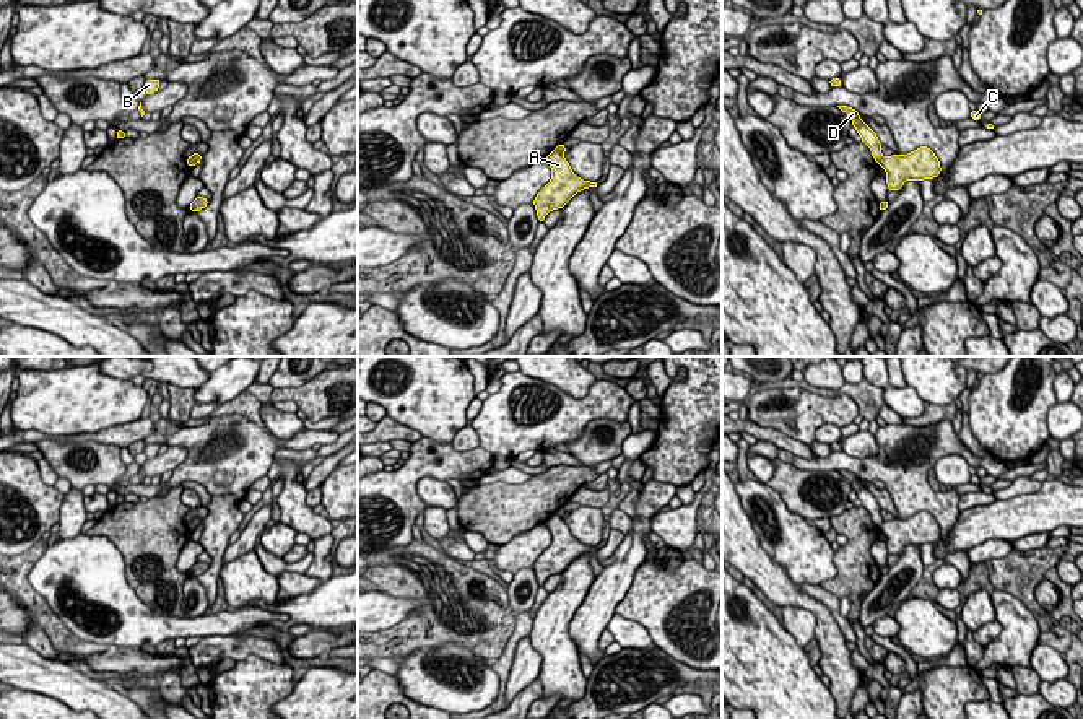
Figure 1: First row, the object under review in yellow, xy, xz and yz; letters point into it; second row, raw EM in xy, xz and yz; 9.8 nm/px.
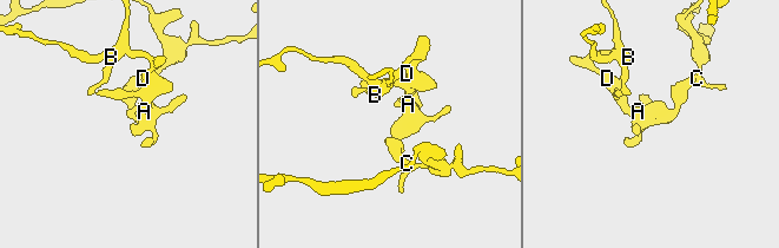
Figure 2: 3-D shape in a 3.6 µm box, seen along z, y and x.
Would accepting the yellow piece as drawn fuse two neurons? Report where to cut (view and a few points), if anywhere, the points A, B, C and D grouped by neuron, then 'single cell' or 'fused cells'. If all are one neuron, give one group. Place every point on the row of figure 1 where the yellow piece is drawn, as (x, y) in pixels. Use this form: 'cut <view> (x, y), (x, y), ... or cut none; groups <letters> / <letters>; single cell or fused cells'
cut yz (883, 158), (880, 163); groups A C / B D; fused cells

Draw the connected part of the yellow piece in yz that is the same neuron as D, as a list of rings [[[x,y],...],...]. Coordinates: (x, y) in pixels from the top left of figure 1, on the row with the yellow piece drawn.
[[[842,104],[837,107],[849,115],[862,142],[870,148],[872,156],[875,158],[878,164],[881,164],[881,159],[883,159],[881,148],[880,148],[881,143],[876,133],[859,117],[859,112],[855,109],[842,106]]]

